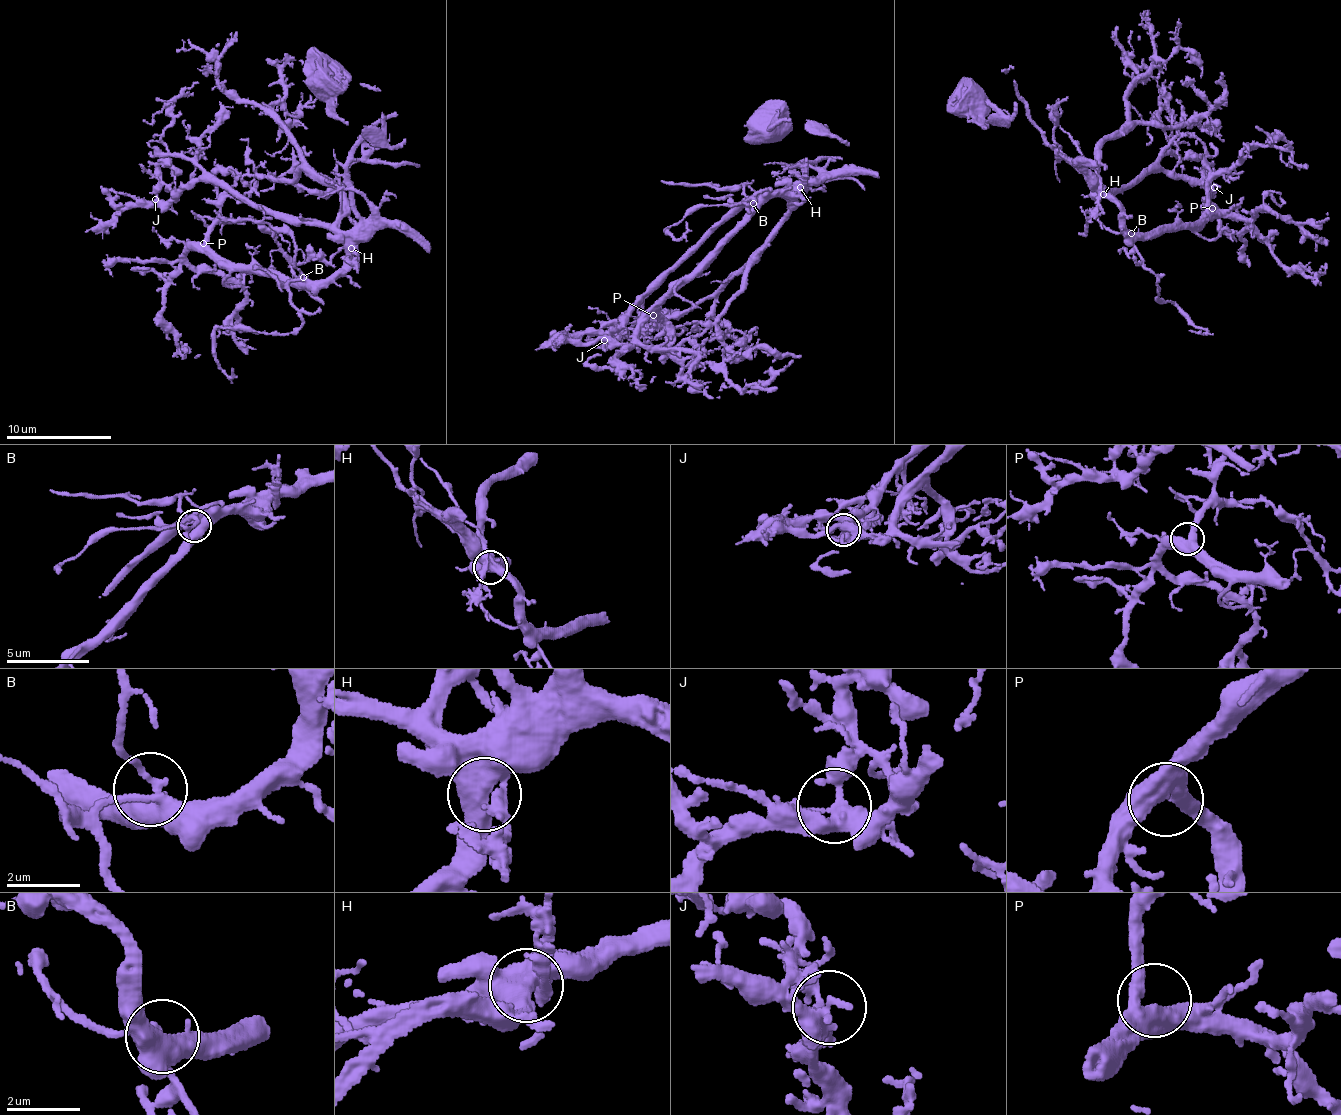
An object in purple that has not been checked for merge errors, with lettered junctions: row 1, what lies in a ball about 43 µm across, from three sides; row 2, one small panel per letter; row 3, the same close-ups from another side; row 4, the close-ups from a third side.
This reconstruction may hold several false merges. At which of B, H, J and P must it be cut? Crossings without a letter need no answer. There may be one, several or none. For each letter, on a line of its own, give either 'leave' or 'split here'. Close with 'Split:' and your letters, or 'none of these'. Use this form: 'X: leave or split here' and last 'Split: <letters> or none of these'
B: leave
H: leave
J: leave
P: leave
Split: none of these

